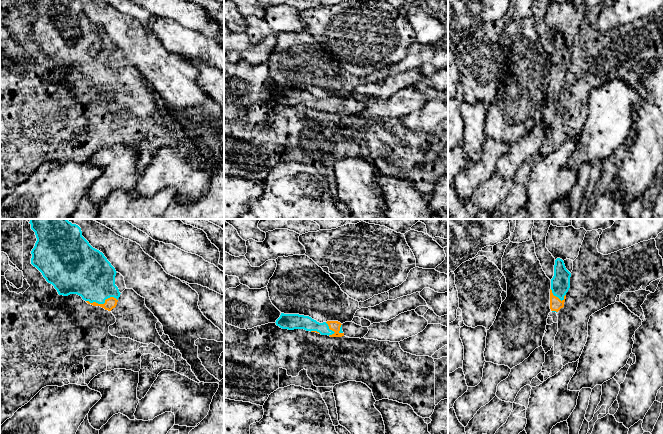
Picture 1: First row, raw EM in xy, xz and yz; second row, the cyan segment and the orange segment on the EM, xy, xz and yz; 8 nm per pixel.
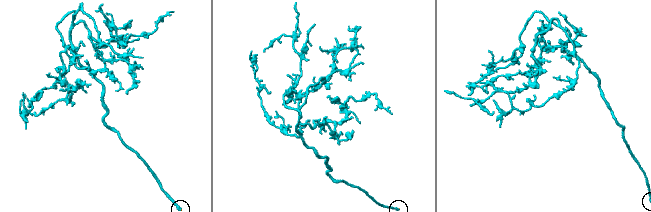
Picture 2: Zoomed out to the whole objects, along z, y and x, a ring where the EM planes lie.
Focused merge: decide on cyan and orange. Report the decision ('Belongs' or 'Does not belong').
Belongs

